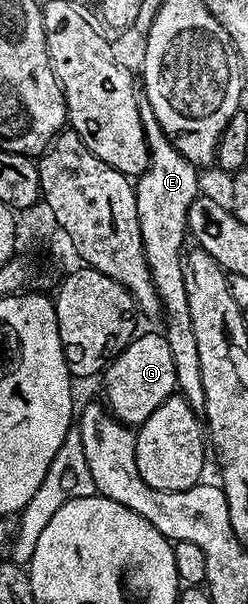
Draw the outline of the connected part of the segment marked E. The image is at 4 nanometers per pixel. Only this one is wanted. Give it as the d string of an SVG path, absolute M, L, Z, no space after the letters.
M144 98L139 99L139 118L143 122L149 147L147 170L135 180L143 250L147 258L147 266L151 270L151 278L155 282L155 290L161 299L161 312L163 317L165 316L163 334L167 338L167 346L171 346L171 358L175 362L177 392L184 396L194 412L201 414L205 411L203 374L199 371L199 346L195 343L191 308L187 306L183 263L185 240L187 242L188 208L199 195L197 189L199 169L196 164L187 162L187 158L179 154L179 150L175 150L175 146L163 134L163 126L159 126L159 118L155 118L155 110L151 110L151 106Z

